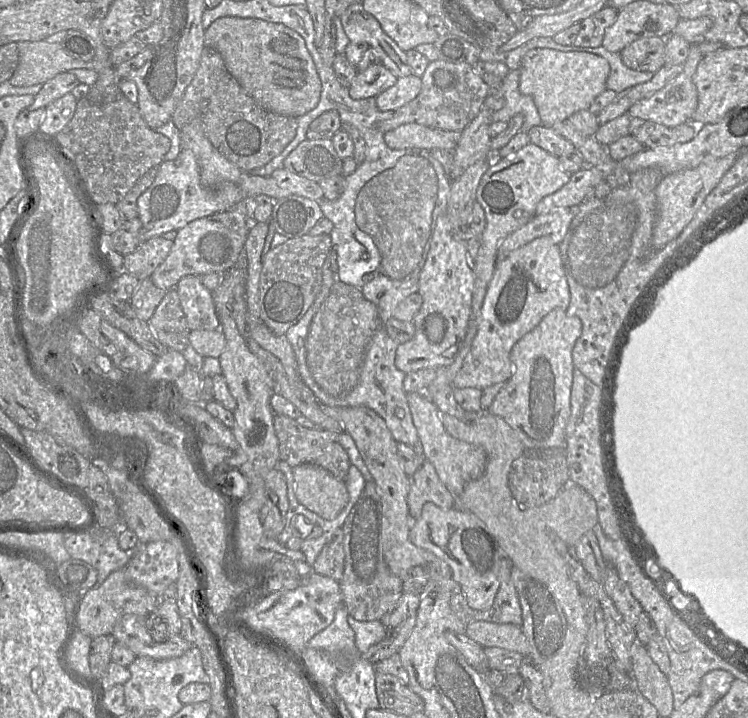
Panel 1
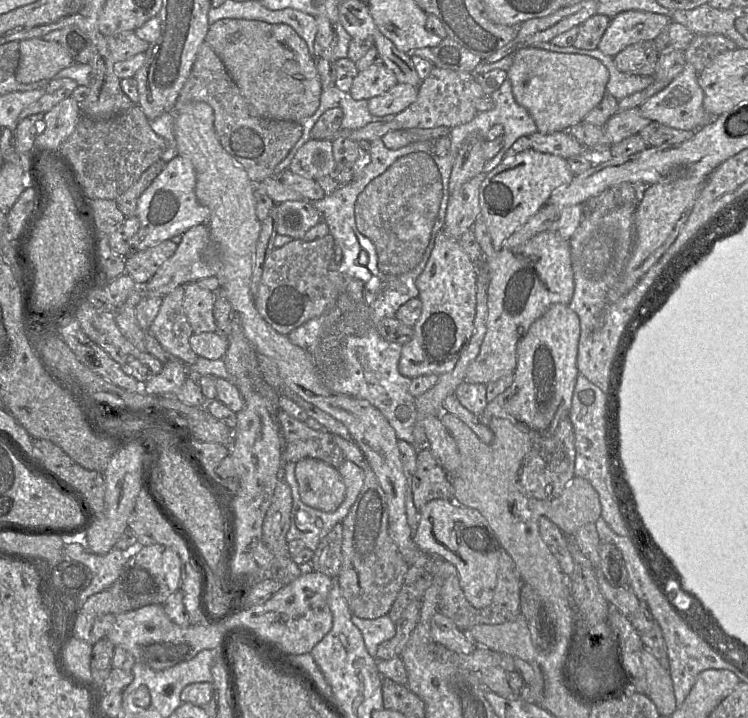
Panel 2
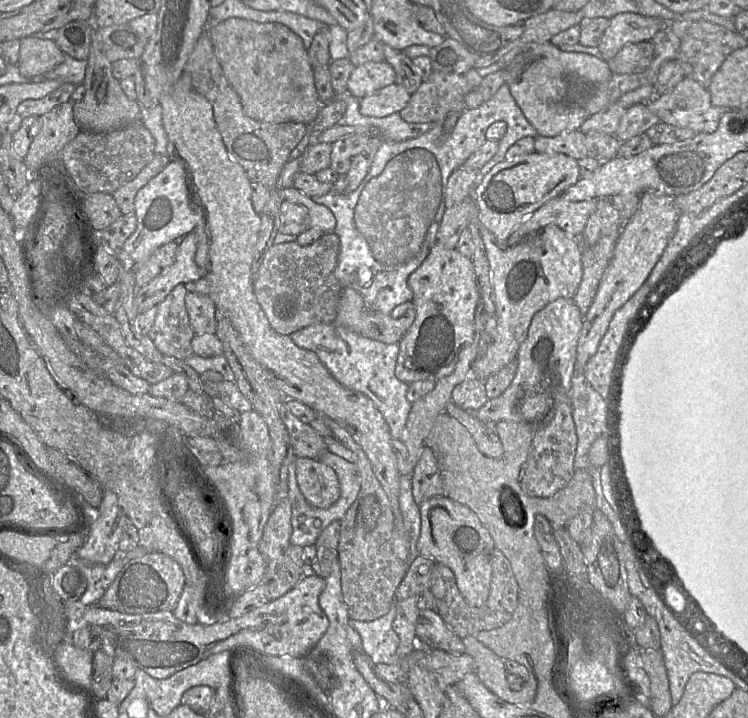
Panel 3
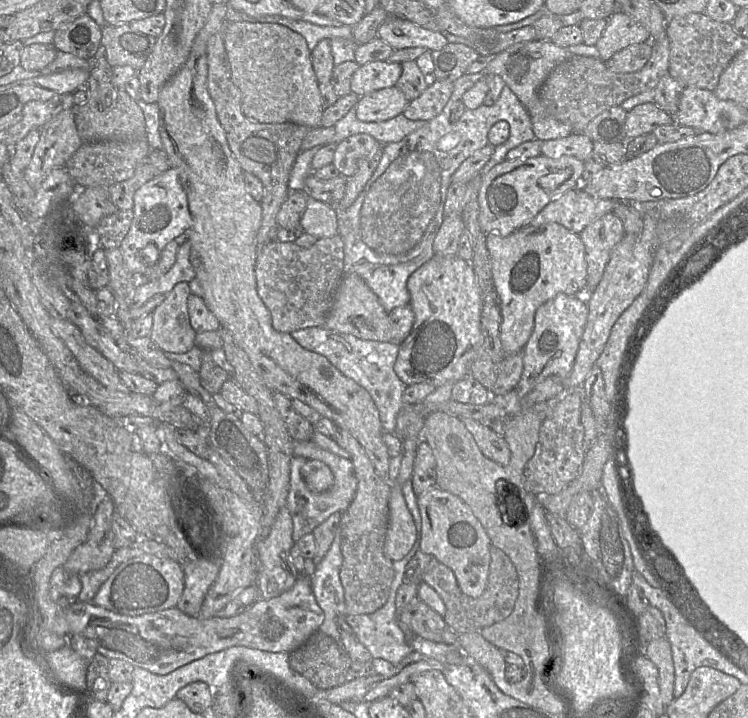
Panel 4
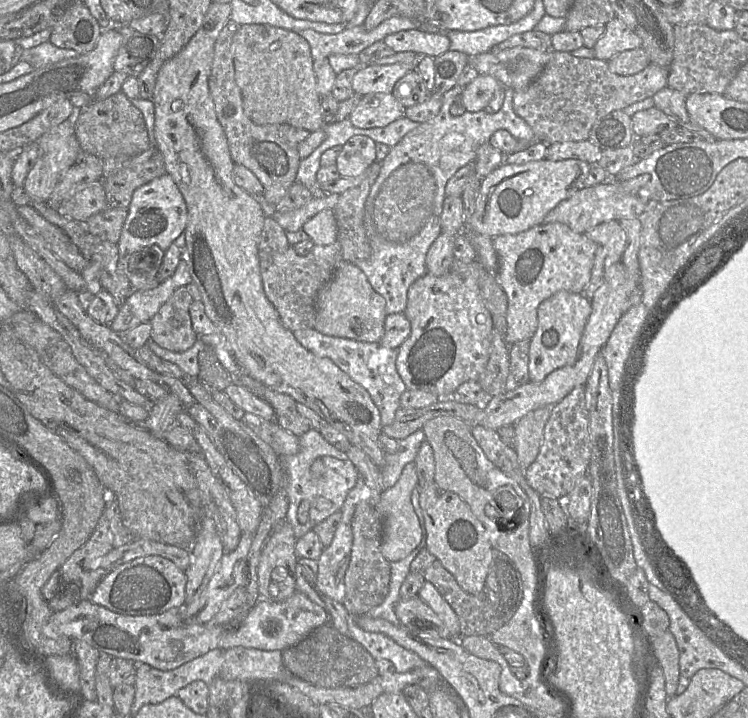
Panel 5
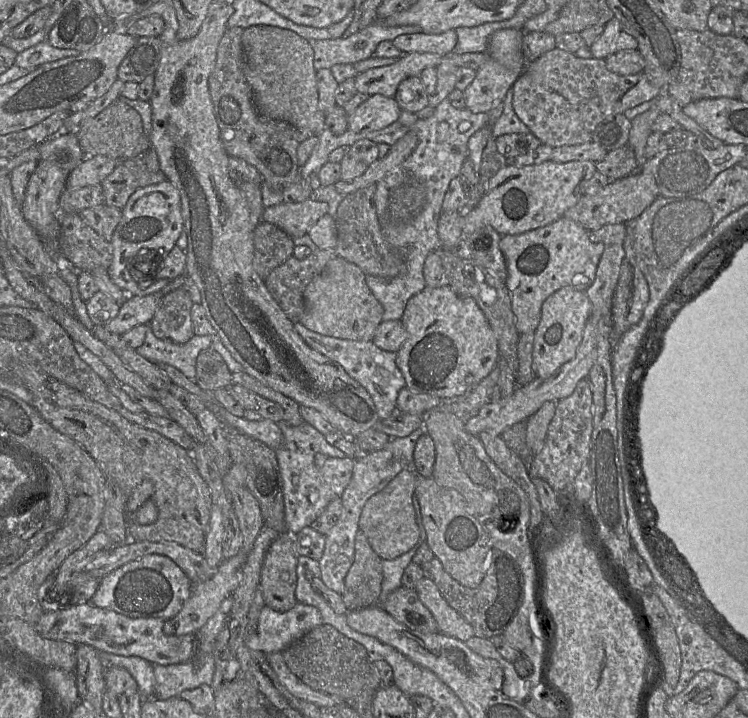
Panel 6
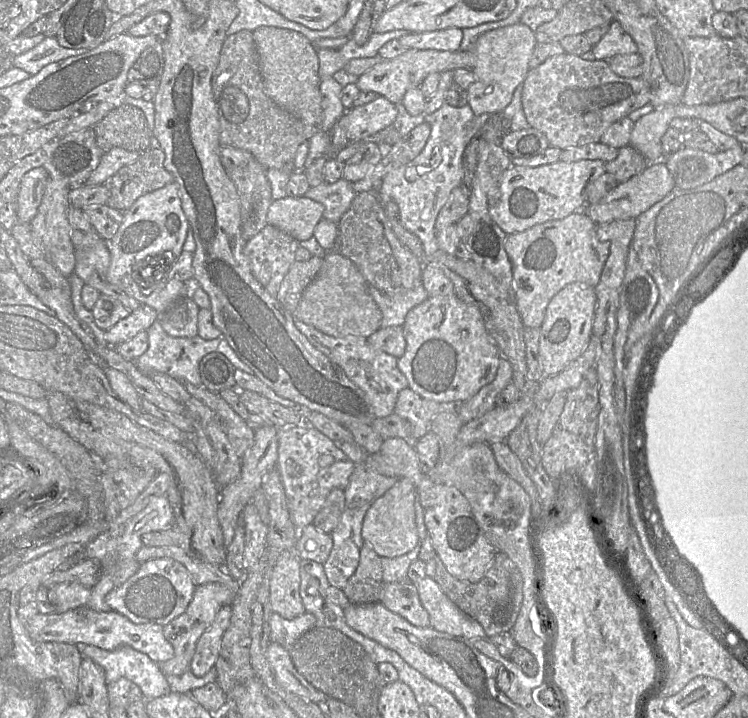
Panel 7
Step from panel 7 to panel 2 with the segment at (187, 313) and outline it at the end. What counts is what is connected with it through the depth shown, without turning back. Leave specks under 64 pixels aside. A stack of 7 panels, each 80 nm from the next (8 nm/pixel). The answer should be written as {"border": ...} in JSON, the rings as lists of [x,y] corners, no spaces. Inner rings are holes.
{"border":[[[184,285],[164,296],[159,312],[147,332],[153,335],[167,352],[186,366],[192,366],[199,356],[190,346],[190,337],[194,332],[185,313],[183,299]]]}

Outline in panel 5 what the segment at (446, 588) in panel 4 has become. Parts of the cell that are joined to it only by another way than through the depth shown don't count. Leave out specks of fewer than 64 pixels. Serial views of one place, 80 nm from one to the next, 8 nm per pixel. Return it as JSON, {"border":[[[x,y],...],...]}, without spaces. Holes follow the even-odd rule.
{"border":[[[495,548],[491,550],[491,562],[484,587],[478,594],[465,592],[437,559],[426,568],[423,575],[425,581],[434,585],[456,613],[461,636],[490,636],[512,618],[522,600],[522,579],[519,571],[508,556]]]}

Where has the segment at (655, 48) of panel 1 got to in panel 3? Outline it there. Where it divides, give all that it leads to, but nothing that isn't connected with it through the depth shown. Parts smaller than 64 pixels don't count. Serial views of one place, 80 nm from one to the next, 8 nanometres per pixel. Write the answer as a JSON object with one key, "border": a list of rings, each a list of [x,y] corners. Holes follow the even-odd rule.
{"border":[[[651,41],[627,44],[608,61],[608,66],[613,74],[638,74],[650,66],[653,55]]]}

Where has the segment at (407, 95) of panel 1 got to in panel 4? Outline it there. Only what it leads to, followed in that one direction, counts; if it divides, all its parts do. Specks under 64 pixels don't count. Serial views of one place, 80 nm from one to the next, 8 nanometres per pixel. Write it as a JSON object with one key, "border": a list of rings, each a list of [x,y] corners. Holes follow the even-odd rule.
{"border":[[[397,87],[385,88],[360,97],[356,116],[362,122],[383,122],[402,114],[408,104]]]}

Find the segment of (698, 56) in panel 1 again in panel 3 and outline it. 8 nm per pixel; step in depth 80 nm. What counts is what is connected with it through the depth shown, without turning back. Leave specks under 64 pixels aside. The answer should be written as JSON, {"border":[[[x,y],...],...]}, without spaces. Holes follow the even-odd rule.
{"border":[[[685,76],[670,92],[660,96],[655,96],[652,100],[647,102],[647,105],[649,109],[659,117],[661,122],[678,128],[690,129],[696,133],[713,133],[716,131],[721,116],[724,112],[729,110],[729,108],[713,106],[711,103],[711,96],[707,88],[687,76]]]}

